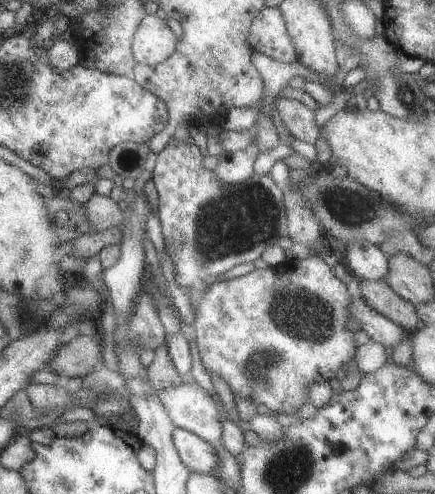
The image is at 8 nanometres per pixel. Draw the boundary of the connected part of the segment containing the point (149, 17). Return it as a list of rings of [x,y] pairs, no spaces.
[[[146,13],[136,27],[131,51],[138,64],[155,67],[172,56],[179,39],[155,13]]]

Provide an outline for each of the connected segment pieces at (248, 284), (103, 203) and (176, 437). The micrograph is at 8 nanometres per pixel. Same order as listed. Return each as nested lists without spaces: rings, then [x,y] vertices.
[[[308,256],[304,260],[292,258],[286,259],[281,264],[275,267],[268,267],[264,269],[255,269],[252,272],[240,278],[232,278],[232,280],[222,280],[218,283],[212,283],[208,286],[206,294],[197,302],[195,308],[192,309],[195,312],[194,328],[196,331],[196,344],[202,361],[207,372],[212,372],[216,376],[220,376],[228,386],[233,396],[236,396],[237,400],[242,398],[250,398],[254,404],[261,410],[270,411],[272,414],[284,413],[288,415],[294,414],[298,408],[304,404],[304,402],[310,402],[309,396],[306,394],[306,388],[314,382],[329,381],[339,375],[348,368],[348,362],[354,359],[356,353],[356,342],[354,342],[354,336],[352,336],[352,330],[354,329],[348,316],[348,306],[350,306],[350,300],[352,296],[348,294],[346,290],[346,284],[336,278],[335,271],[330,268],[328,264],[320,258],[320,256]]]
[[[94,195],[84,203],[86,208],[85,215],[89,223],[93,226],[95,234],[99,234],[110,226],[120,226],[123,232],[123,208],[119,208],[121,203],[115,202],[109,195]]]
[[[181,428],[173,430],[172,440],[180,460],[190,473],[210,475],[212,470],[218,469],[216,464],[218,454],[214,452],[214,446],[210,446],[208,441]]]

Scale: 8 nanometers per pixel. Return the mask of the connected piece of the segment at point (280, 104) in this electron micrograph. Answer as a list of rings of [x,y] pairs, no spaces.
[[[287,97],[275,99],[276,110],[292,137],[315,145],[320,138],[320,130],[315,123],[316,112],[298,100]]]

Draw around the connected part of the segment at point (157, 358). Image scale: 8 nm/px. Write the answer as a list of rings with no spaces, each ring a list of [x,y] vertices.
[[[162,343],[162,346],[159,346],[154,352],[153,361],[147,368],[147,377],[152,388],[168,389],[178,386],[184,378],[176,370],[172,359],[169,357],[166,343]]]

